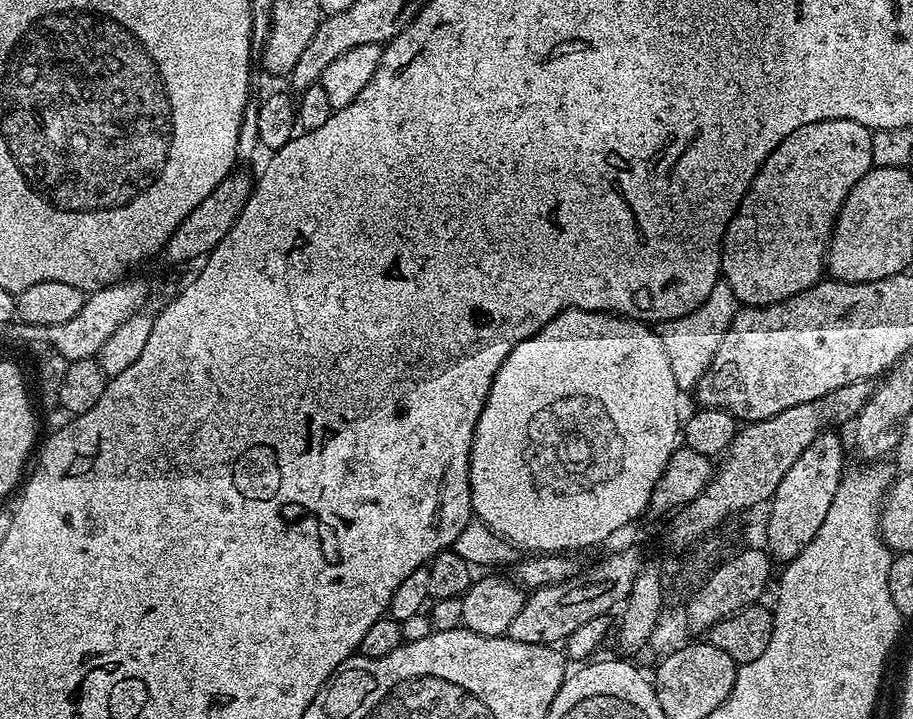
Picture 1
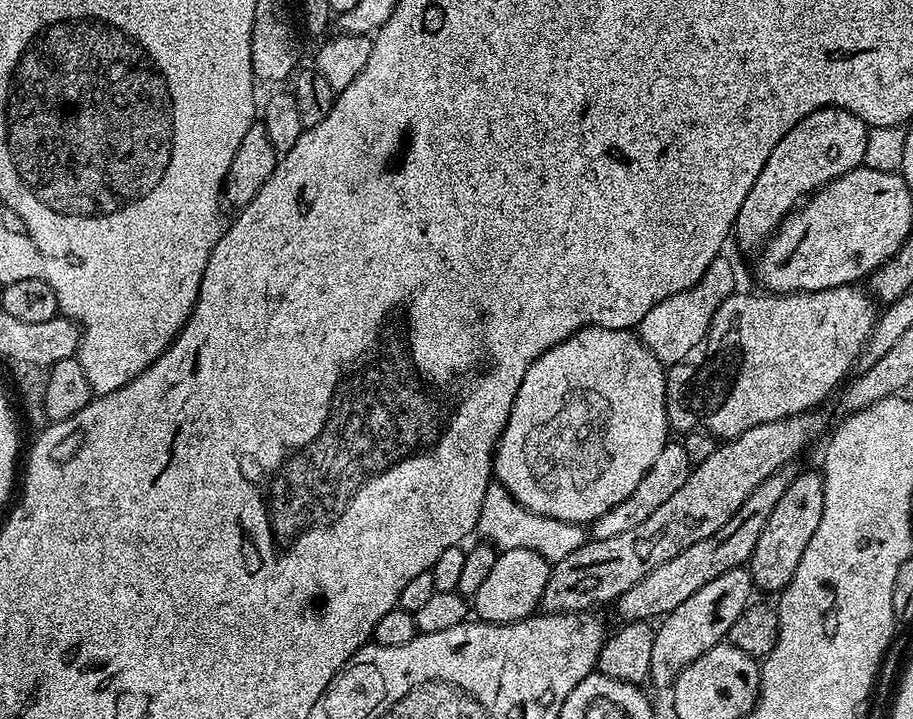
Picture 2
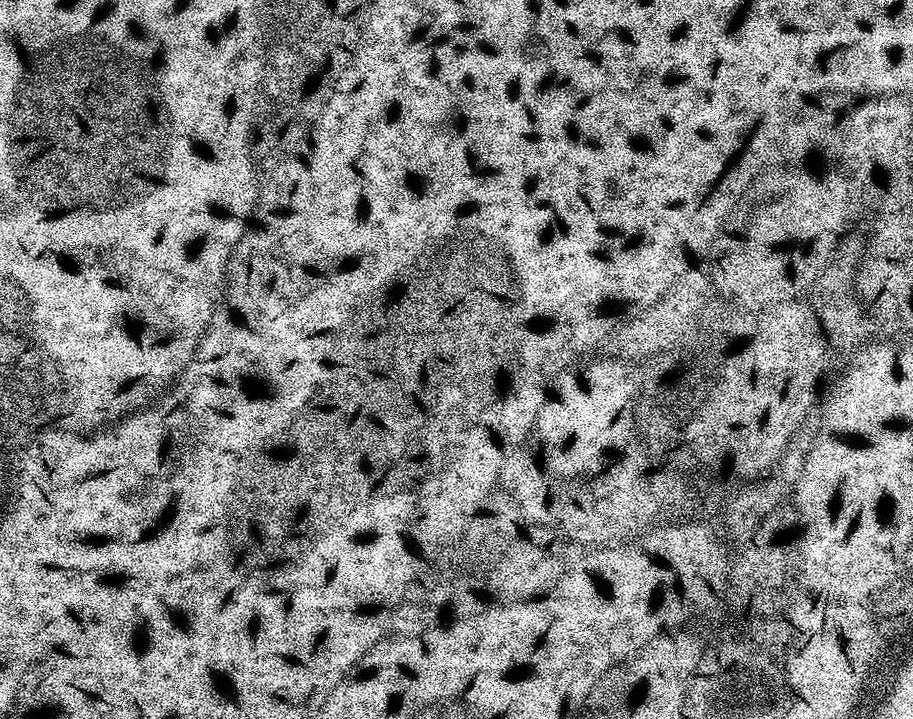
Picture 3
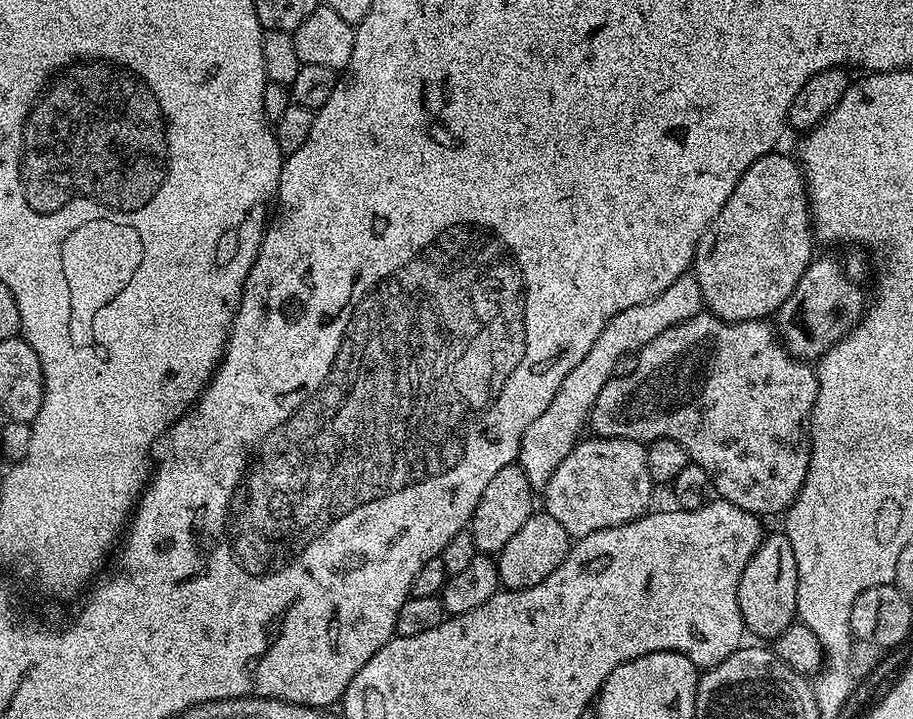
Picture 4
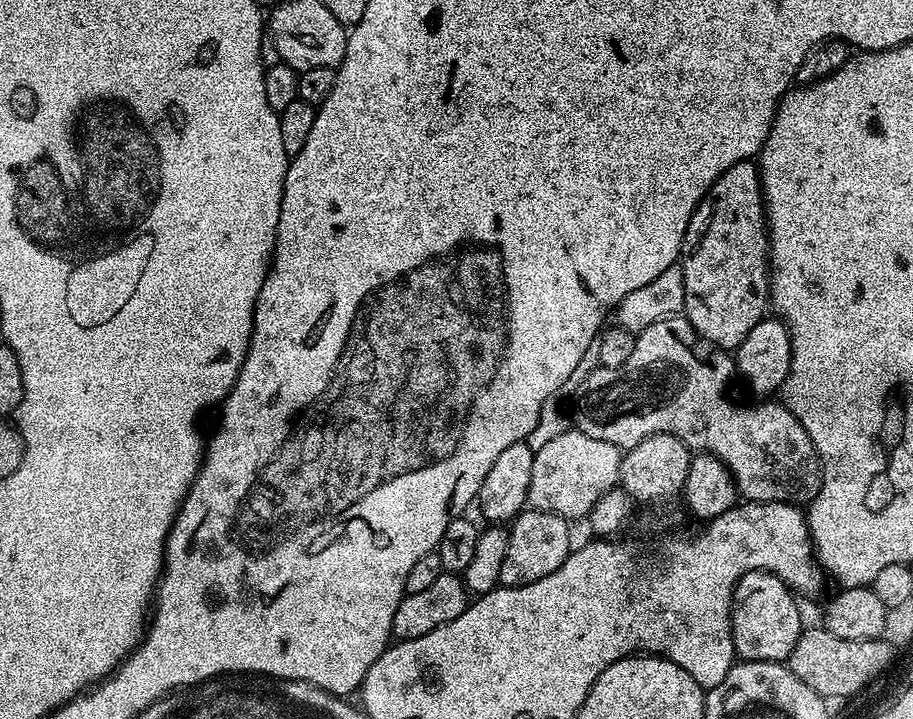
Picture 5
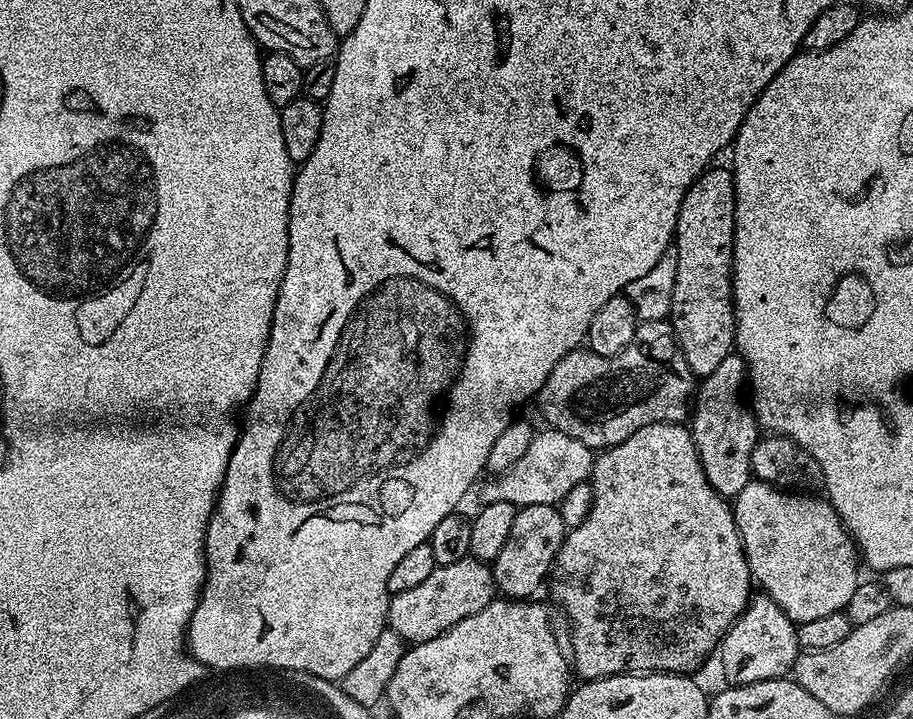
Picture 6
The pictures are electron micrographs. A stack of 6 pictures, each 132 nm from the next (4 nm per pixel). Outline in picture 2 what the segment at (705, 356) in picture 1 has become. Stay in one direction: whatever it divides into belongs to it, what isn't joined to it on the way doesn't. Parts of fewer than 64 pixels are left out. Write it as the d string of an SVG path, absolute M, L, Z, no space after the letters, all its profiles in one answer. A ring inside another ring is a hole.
M724 254L716 256L714 262L710 262L706 274L702 274L702 278L694 282L694 286L678 294L670 294L670 298L658 302L658 306L652 307L647 312L646 318L642 318L638 325L640 340L661 364L671 366L682 362L686 354L694 350L694 346L701 344L710 330L710 322L718 306L722 306L722 302L726 302L726 298L730 298L733 292L737 291L736 268L726 256Z

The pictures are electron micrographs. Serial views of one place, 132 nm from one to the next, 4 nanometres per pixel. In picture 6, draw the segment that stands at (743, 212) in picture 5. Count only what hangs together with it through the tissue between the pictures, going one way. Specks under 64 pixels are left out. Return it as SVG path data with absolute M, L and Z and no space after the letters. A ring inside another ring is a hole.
M709 167L692 183L682 206L678 210L678 222L674 247L678 254L678 274L674 274L674 302L670 323L680 346L680 354L686 358L693 377L708 376L722 363L722 358L733 355L736 343L736 308L732 305L732 247L736 229L736 187L731 167Z

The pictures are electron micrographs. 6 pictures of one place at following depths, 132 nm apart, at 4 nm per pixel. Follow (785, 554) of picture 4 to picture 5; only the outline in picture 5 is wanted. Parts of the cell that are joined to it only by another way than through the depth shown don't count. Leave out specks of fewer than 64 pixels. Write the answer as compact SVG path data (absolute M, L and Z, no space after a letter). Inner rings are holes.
M748 572L736 581L730 612L732 608L732 644L740 660L775 664L787 661L802 631L795 599L792 589L772 572Z

